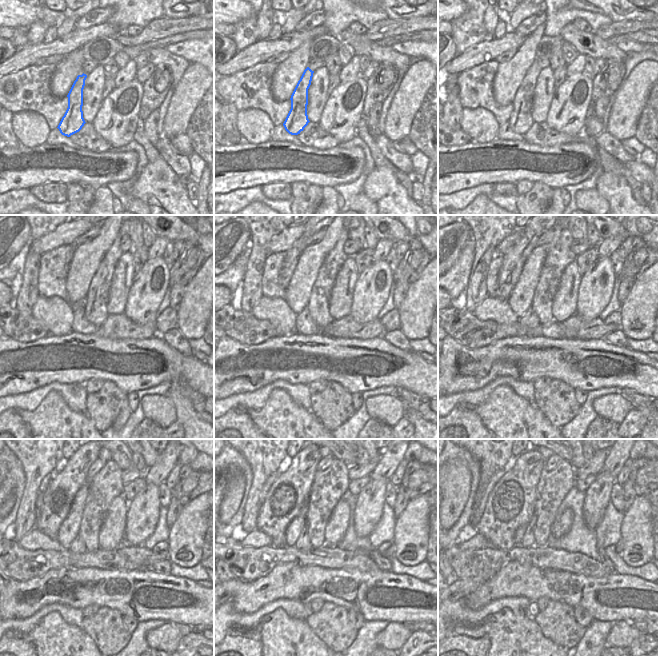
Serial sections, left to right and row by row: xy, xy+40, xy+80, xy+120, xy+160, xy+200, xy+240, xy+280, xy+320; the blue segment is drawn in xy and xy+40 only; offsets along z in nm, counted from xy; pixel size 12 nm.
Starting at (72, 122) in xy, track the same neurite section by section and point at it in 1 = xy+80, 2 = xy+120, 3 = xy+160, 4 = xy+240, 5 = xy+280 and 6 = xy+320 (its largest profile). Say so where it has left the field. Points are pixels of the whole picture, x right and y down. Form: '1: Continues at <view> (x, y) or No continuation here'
1: Continues at xy+80 (521, 120)
2: Continues at xy+120 (92, 313)
3: Continues at xy+160 (316, 315)
4: Continues at xy+240 (107, 484)
5: Continues at xy+280 (328, 486)
6: Continues at xy+320 (552, 487).

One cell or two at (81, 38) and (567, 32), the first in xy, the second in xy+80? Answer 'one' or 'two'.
two

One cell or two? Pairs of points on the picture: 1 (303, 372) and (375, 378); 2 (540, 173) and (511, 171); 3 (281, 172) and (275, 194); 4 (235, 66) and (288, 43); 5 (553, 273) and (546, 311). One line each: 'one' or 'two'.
1: one
2: two
3: two
4: one
5: one

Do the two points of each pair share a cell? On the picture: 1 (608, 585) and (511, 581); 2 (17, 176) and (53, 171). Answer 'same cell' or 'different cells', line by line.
1: same cell
2: same cell

